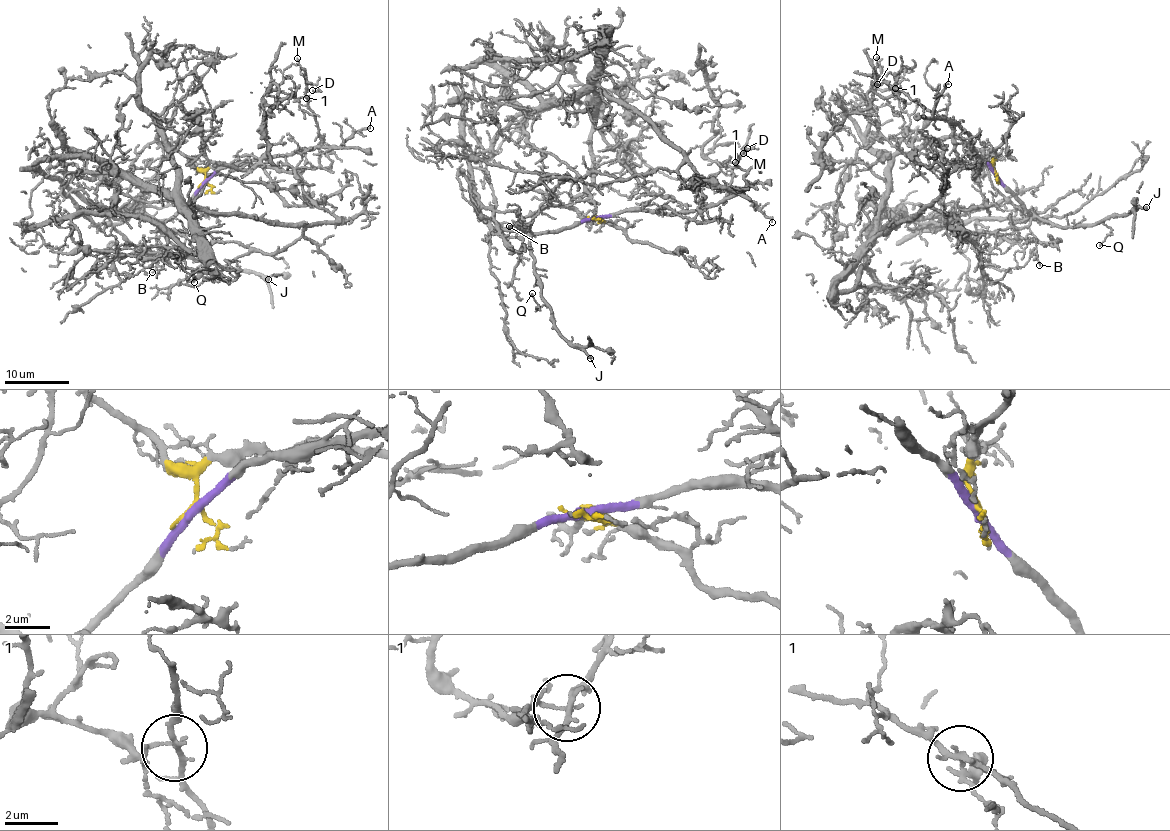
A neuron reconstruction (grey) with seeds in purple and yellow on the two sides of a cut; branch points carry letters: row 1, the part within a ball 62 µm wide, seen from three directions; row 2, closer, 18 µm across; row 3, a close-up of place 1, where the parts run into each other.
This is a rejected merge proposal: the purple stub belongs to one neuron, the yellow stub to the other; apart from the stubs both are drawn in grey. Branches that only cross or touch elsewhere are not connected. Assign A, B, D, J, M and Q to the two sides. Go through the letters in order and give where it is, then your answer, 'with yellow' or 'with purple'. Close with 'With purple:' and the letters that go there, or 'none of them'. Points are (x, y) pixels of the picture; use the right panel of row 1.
A: (948, 84) | with purple
B: (1039, 265) | with purple
D: (877, 84) | with purple
J: (1146, 207) | with purple
M: (876, 57) | with purple
Q: (1099, 245) | with purple
With purple: A, B, D, J, M, Q

